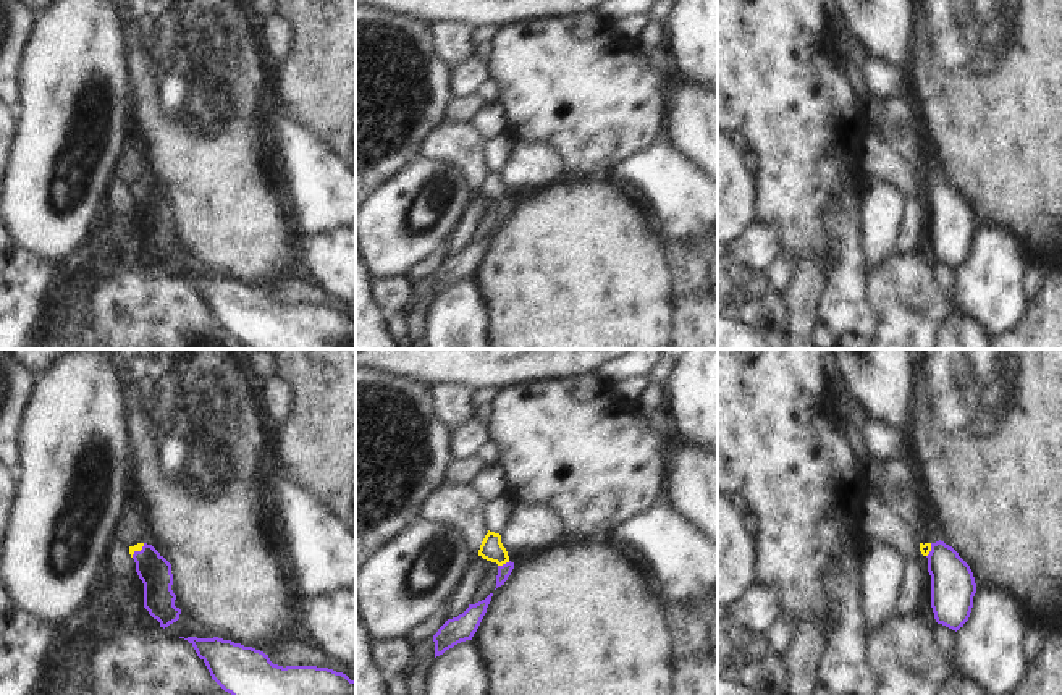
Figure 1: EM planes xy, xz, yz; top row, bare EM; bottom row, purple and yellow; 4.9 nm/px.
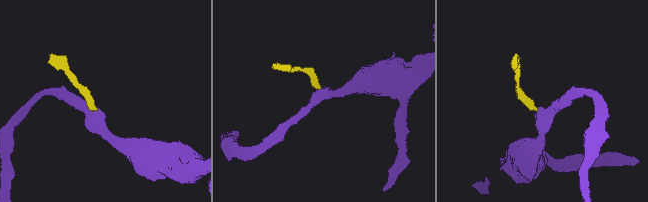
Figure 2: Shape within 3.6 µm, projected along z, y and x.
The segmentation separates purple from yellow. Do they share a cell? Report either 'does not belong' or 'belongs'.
belongs

